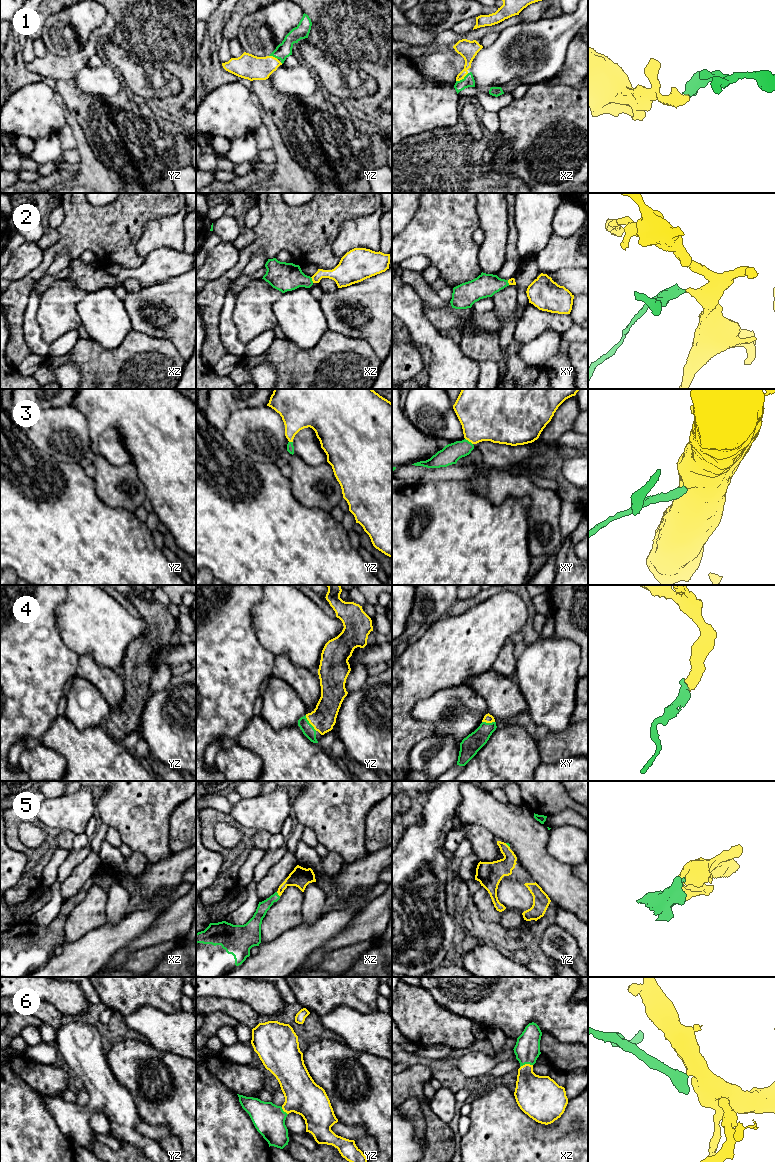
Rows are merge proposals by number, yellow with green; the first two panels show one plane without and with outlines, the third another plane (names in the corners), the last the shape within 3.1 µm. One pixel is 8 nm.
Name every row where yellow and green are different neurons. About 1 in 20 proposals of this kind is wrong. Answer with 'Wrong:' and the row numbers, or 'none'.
Wrong: none

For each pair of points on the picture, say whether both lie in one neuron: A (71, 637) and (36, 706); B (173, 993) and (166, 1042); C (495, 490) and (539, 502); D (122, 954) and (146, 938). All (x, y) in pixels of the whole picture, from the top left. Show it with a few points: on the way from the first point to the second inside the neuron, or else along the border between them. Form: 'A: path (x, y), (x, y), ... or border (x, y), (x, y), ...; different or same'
A: border (55, 624), (62, 641), (79, 656); different
B: border (148, 1005), (166, 1013), (177, 1013), (181, 1010); different
C: path (506, 490), (529, 491); same
D: path (128, 948), (140, 942); same

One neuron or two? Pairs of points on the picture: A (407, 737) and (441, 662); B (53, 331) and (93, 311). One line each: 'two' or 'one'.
A: one
B: two

